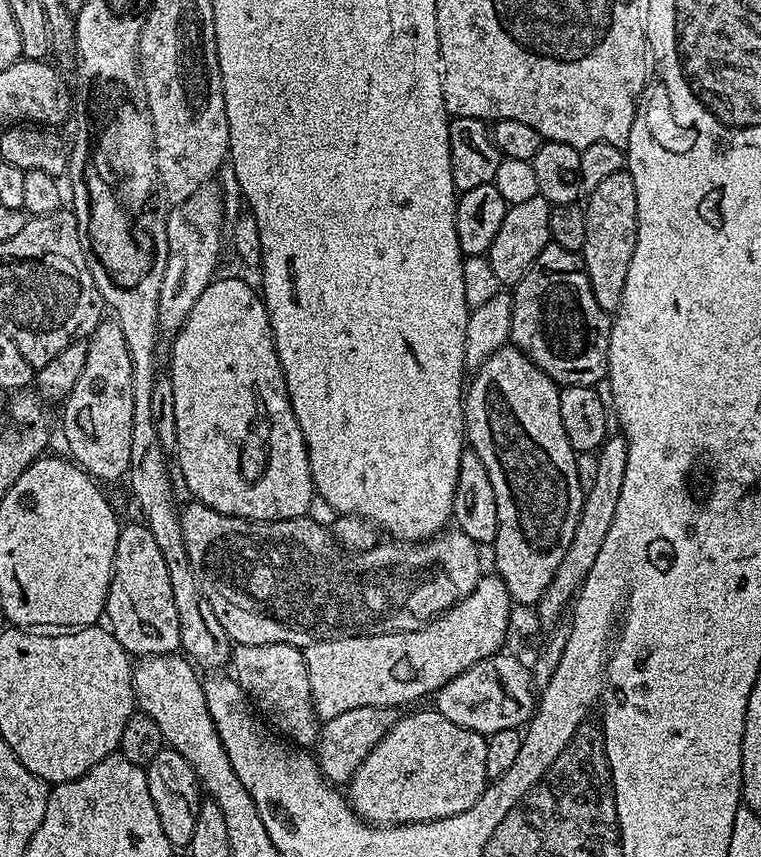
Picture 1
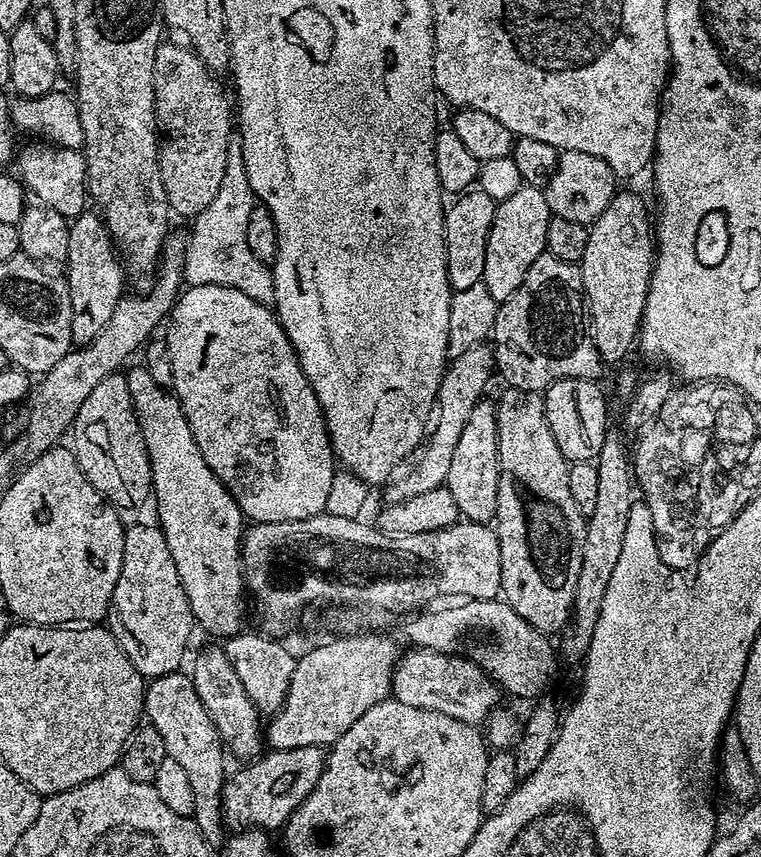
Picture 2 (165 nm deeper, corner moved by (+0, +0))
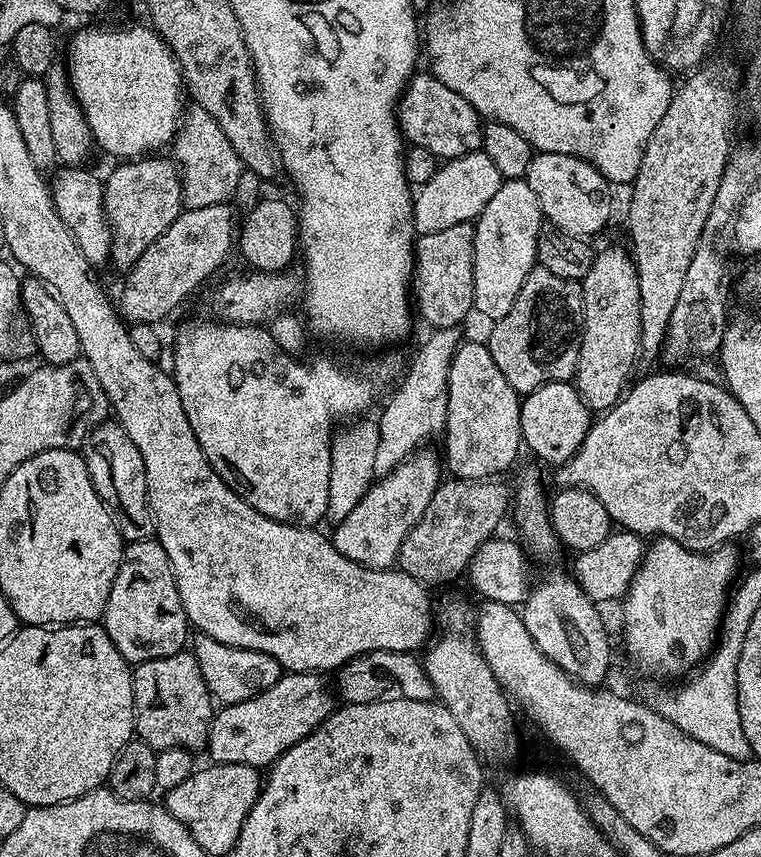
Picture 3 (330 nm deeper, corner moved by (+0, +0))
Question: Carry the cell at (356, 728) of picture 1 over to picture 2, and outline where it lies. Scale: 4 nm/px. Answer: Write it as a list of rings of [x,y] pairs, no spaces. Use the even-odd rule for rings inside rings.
[[[298,746],[298,750],[268,750],[247,761],[224,781],[224,819],[243,830],[249,826],[261,830],[283,829],[288,819],[304,804],[304,799],[318,786],[326,752],[318,746]]]

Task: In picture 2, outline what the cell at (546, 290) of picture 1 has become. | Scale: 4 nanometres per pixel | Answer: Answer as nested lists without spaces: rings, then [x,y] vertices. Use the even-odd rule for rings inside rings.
[[[545,254],[536,259],[530,270],[526,270],[522,286],[518,286],[510,298],[499,301],[500,309],[492,327],[490,344],[494,349],[495,371],[504,375],[508,388],[540,394],[554,382],[566,378],[596,380],[599,372],[606,368],[605,361],[601,360],[591,339],[586,338],[586,301],[583,290],[584,283],[577,265]]]

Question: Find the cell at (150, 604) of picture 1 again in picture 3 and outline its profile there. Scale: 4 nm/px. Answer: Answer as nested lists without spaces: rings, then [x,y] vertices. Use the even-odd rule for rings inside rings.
[[[133,540],[125,547],[110,598],[104,607],[102,626],[132,666],[185,651],[190,640],[188,616],[178,594],[170,558],[159,540]]]

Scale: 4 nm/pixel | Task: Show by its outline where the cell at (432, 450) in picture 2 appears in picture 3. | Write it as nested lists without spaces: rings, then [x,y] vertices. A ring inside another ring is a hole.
[[[428,450],[413,452],[394,471],[379,477],[366,490],[366,494],[358,502],[358,506],[350,511],[344,521],[335,525],[334,532],[336,533],[331,533],[331,542],[347,560],[353,560],[367,568],[391,568],[399,561],[402,542],[406,538],[406,534],[410,534],[410,530],[418,522],[418,518],[422,518],[422,514],[426,514],[426,506],[430,506],[430,498],[434,498],[434,490],[442,482],[441,457],[437,453],[436,457],[434,453],[424,451]]]

